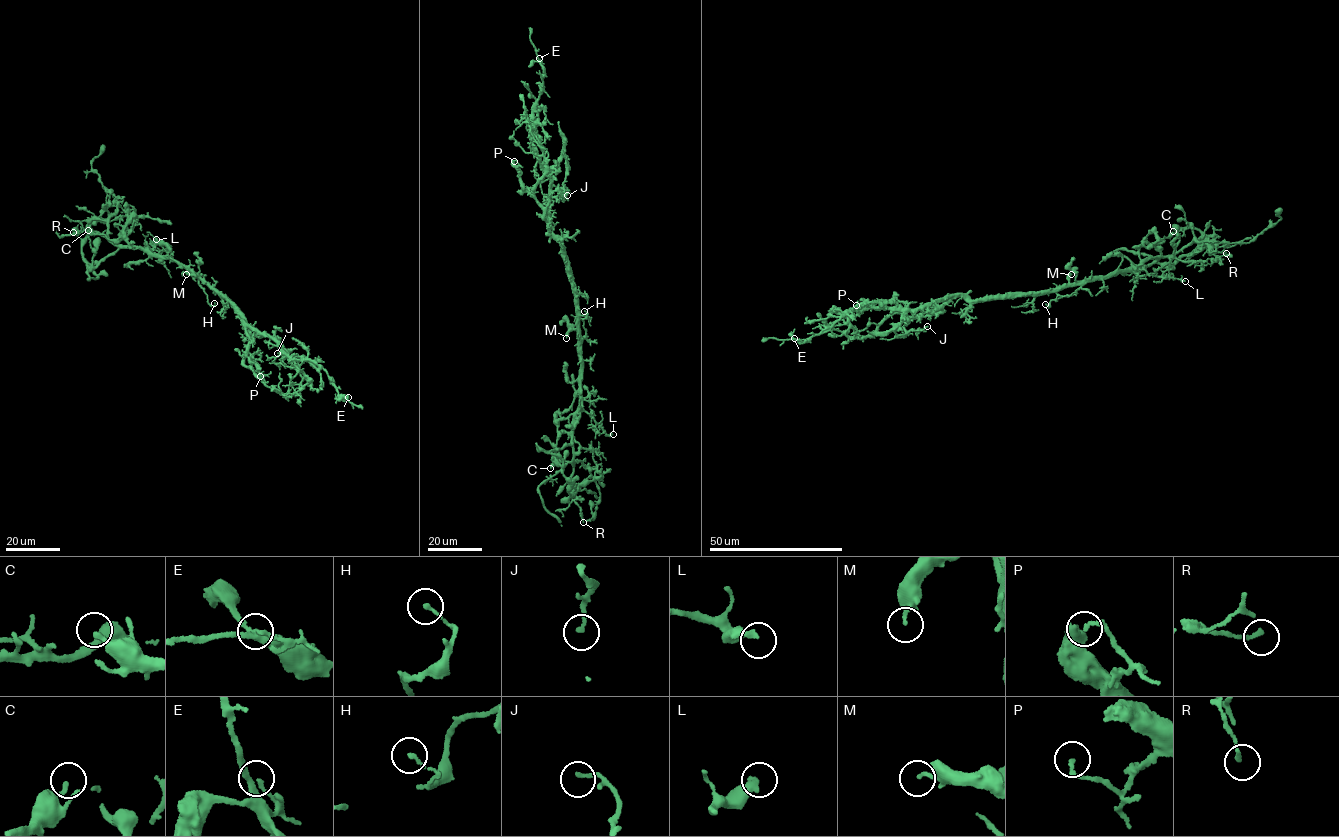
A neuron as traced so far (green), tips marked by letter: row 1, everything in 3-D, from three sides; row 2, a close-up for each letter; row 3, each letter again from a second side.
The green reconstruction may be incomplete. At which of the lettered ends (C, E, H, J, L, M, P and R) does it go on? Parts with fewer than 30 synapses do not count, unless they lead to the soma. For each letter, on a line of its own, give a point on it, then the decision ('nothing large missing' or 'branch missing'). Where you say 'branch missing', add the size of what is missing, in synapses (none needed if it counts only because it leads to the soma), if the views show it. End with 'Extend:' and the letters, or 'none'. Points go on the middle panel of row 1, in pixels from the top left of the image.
C: at (550, 468); nothing large missing
E: at (539, 58); nothing large missing
H: at (584, 311); nothing large missing
J: at (567, 195); nothing large missing
L: at (613, 434); nothing large missing
M: at (566, 338); nothing large missing
P: at (514, 161); nothing large missing
R: at (583, 522); nothing large missing
Extend: none

